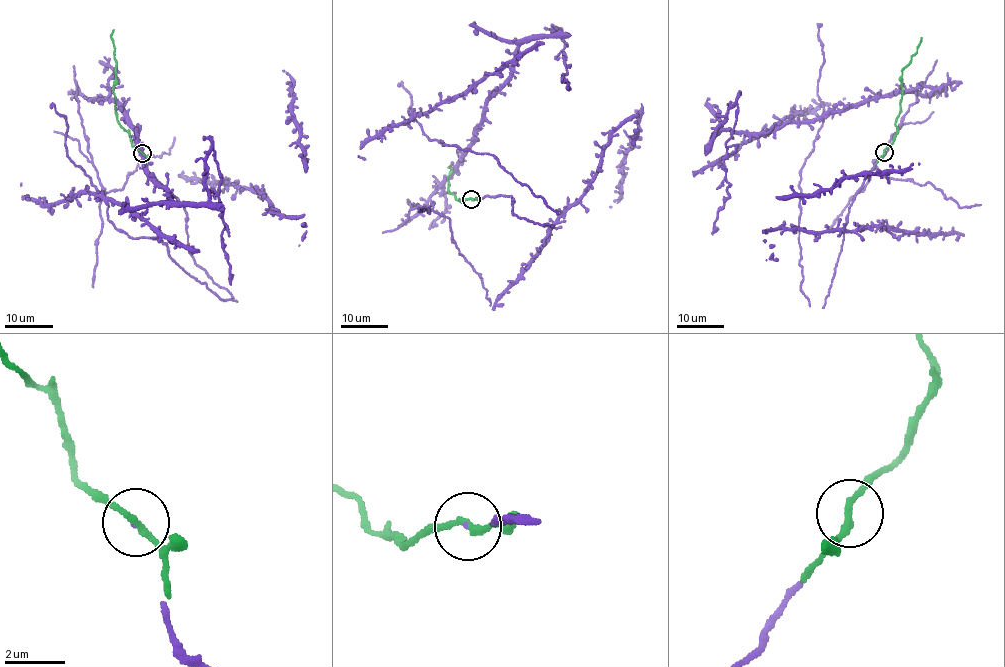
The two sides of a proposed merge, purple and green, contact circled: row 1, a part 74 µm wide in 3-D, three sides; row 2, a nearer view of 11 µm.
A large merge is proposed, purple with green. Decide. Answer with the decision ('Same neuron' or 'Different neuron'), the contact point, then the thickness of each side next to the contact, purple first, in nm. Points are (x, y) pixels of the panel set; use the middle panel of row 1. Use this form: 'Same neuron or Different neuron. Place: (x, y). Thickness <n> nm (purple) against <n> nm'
Same neuron. Place: (471, 199). Thickness 50 nm (purple) against 220 nm

